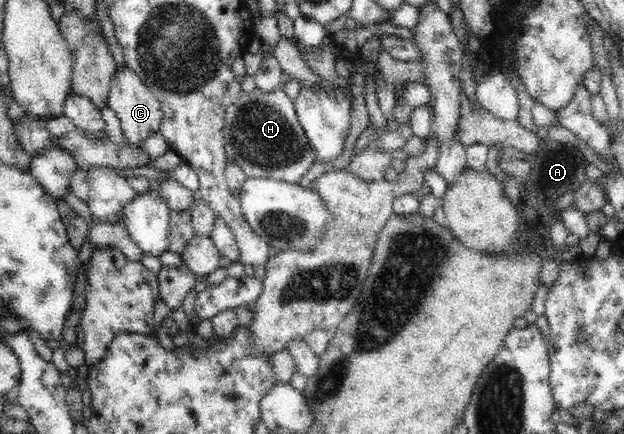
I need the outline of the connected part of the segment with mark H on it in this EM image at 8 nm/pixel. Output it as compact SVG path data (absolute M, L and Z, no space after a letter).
M284 85L272 92L262 92L258 88L250 94L241 91L226 111L223 130L227 159L242 168L247 177L298 184L308 168L318 162L316 150L308 142L298 121L295 103L287 97Z

